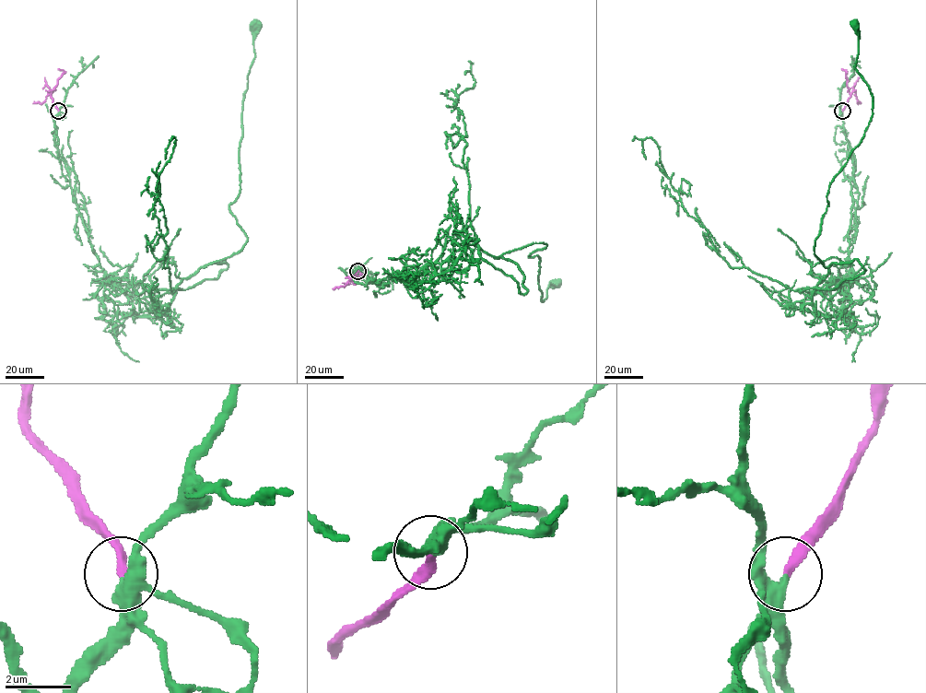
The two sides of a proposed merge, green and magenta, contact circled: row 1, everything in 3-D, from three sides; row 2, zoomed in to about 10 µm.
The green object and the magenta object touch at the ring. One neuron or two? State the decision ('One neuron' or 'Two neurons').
One neuron

